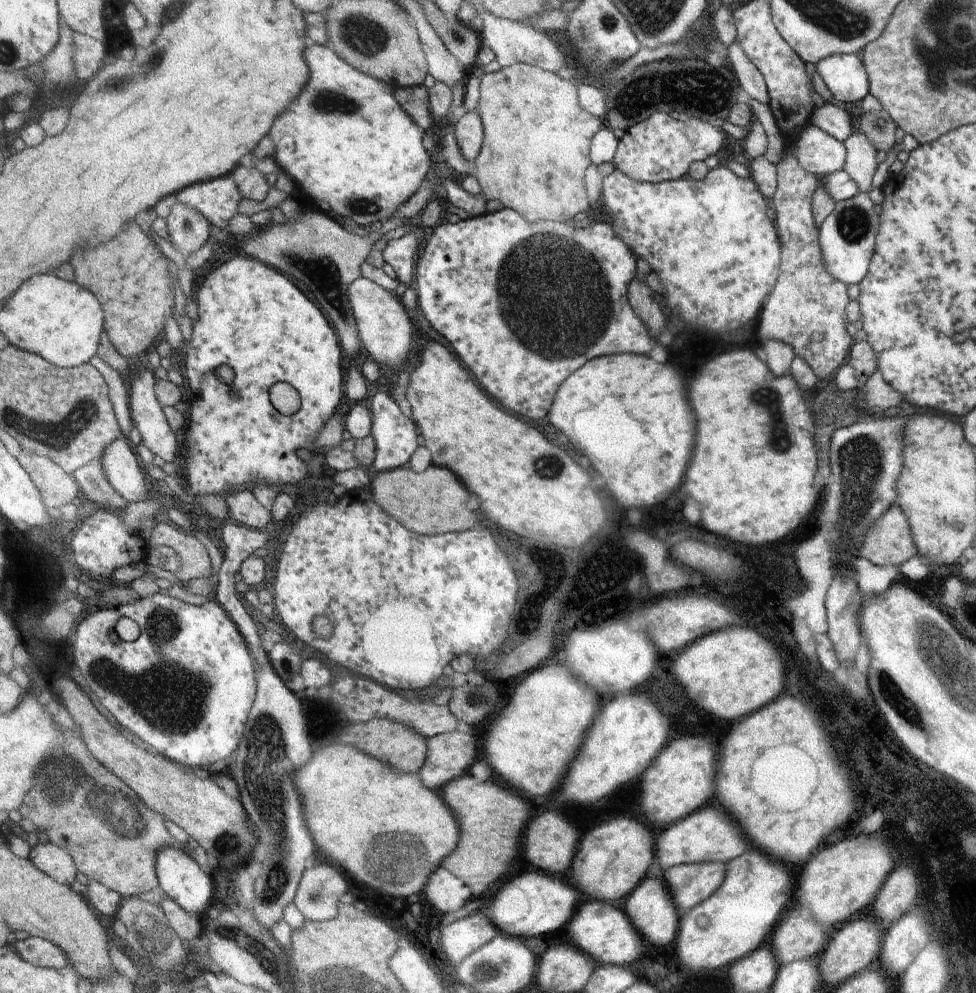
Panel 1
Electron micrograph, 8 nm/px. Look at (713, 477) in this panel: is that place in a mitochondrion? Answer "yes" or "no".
no

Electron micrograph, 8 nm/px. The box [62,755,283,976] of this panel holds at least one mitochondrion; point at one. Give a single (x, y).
(154, 945)

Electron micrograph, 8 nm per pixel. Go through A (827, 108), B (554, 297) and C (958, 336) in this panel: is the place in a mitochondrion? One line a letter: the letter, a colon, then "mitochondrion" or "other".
A: other
B: mitochondrion
C: mitochondrion

